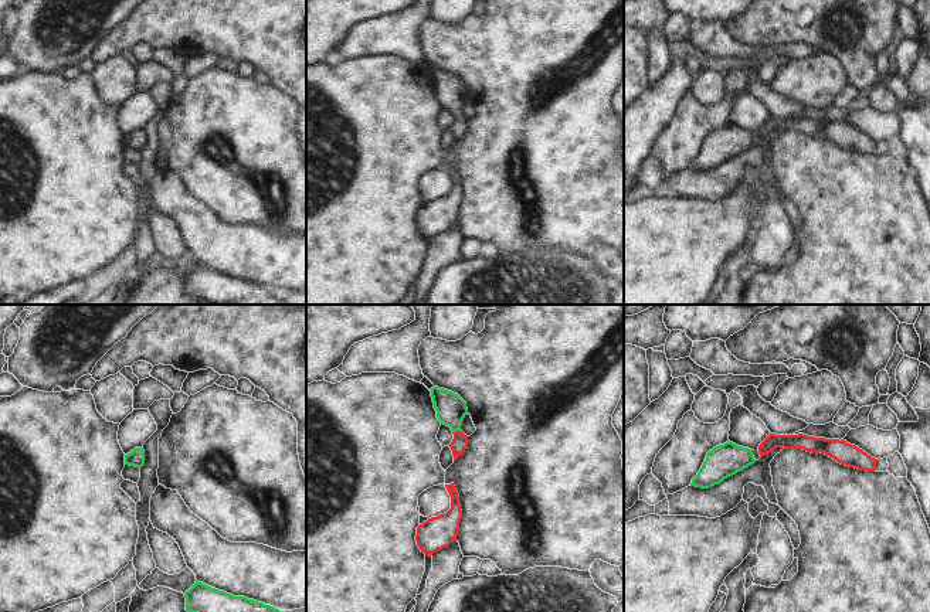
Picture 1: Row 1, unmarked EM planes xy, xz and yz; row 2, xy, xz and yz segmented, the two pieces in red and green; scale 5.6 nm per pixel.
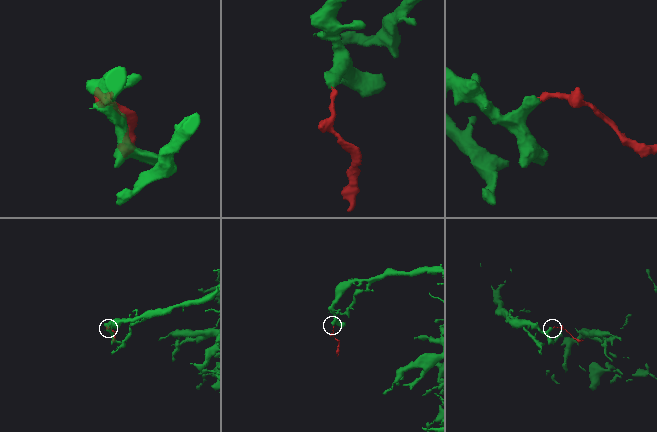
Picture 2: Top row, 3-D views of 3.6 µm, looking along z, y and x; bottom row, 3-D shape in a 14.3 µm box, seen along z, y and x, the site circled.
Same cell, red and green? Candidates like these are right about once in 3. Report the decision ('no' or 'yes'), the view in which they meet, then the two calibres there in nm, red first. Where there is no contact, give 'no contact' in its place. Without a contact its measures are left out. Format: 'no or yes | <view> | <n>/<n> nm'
yes | xz | 90/170 nm

